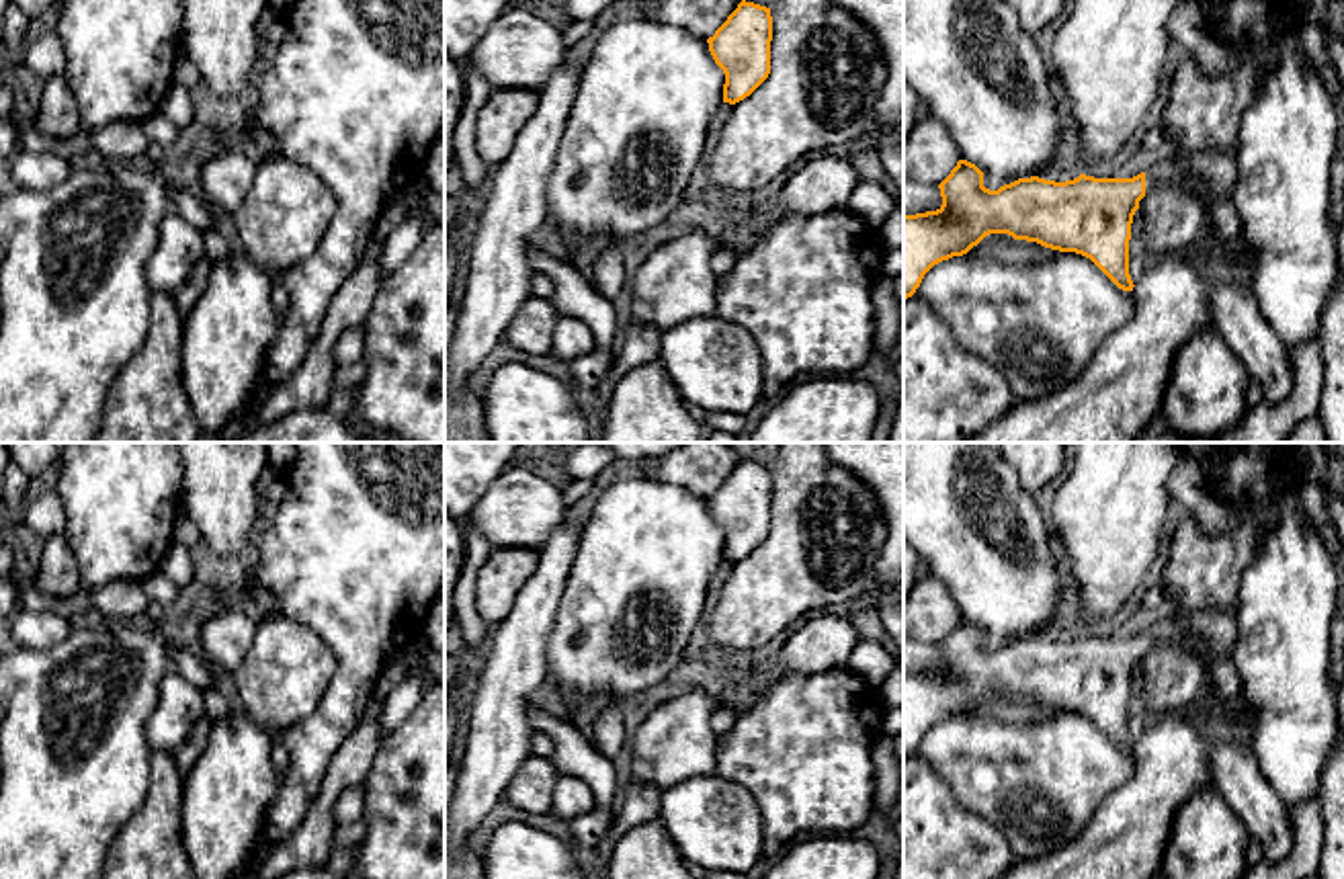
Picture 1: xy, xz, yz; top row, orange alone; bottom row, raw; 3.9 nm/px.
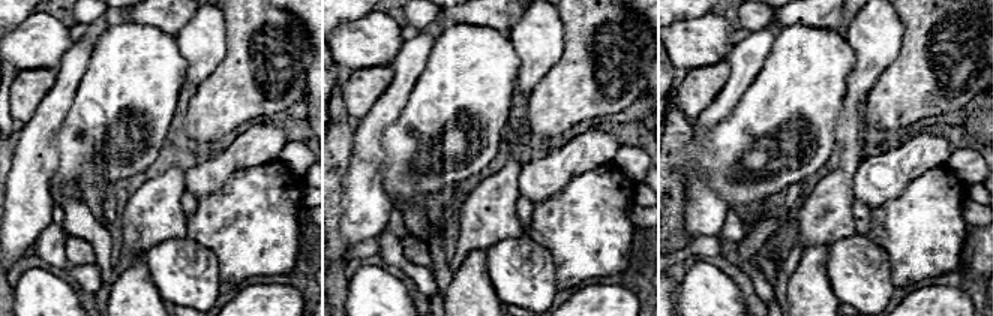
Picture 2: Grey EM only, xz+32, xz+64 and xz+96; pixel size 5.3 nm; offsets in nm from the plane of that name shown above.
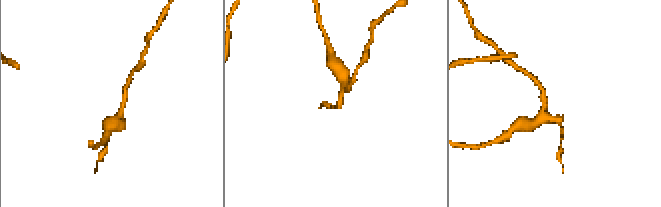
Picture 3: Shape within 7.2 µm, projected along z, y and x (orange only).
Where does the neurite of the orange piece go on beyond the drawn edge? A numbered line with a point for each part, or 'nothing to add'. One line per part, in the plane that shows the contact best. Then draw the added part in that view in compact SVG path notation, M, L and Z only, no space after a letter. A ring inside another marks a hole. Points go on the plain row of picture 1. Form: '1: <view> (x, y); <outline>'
1: yz (1218, 630); M1176 609L1170 617L1153 619L1145 629L1145 652L1172 643L1194 654L1188 641L1190 635L1205 641L1209 656L1201 658L1201 662L1211 688L1223 699L1227 715L1237 717L1244 688L1233 662L1237 639L1235 615L1229 611L1192 613Z

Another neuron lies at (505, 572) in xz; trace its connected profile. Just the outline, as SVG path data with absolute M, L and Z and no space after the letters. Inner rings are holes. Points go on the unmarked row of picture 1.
M494 547L475 582L475 609L490 625L498 625L510 613L539 559L537 549Z

